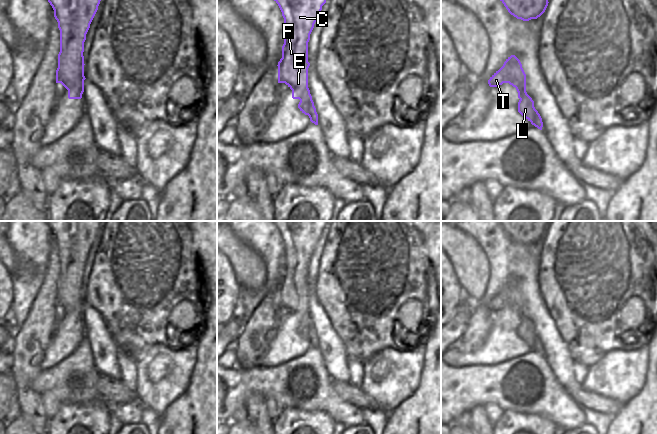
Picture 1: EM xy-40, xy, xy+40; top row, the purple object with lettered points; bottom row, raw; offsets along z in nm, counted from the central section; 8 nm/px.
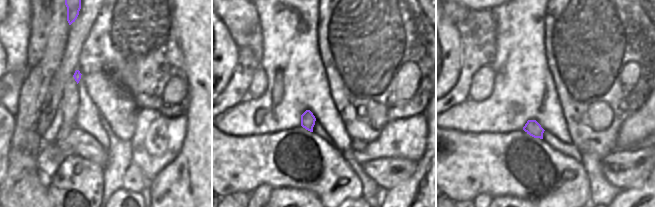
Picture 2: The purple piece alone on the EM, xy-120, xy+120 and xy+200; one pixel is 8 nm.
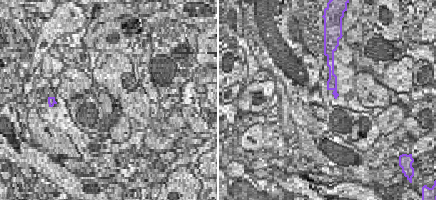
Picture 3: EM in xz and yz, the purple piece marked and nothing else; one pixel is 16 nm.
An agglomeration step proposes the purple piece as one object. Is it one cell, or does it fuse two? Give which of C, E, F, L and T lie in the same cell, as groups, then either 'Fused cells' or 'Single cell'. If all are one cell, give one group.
Groups: C E F L T. Single cell.

